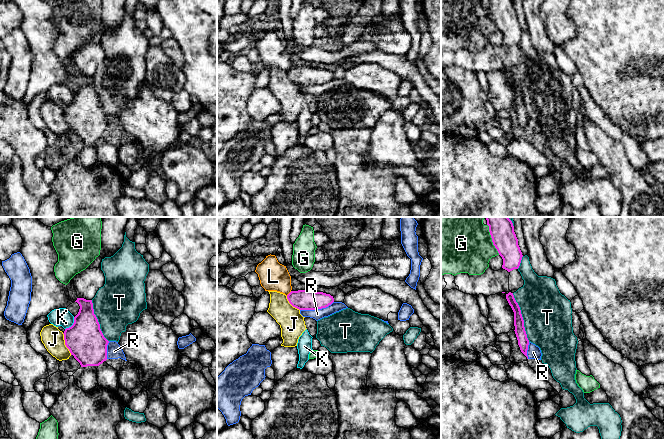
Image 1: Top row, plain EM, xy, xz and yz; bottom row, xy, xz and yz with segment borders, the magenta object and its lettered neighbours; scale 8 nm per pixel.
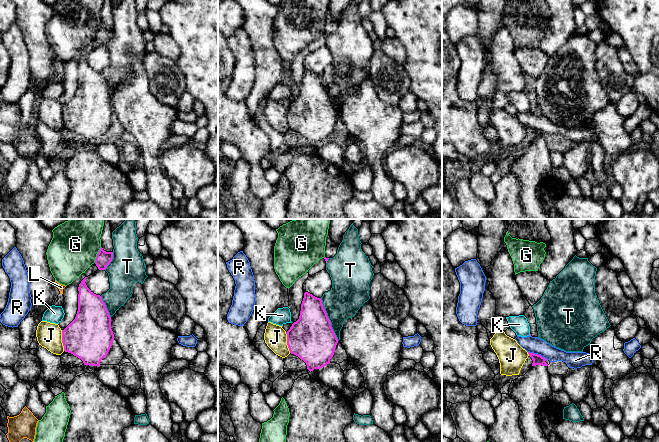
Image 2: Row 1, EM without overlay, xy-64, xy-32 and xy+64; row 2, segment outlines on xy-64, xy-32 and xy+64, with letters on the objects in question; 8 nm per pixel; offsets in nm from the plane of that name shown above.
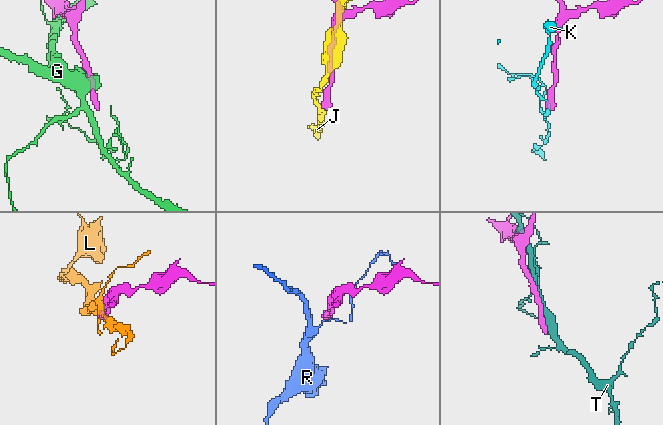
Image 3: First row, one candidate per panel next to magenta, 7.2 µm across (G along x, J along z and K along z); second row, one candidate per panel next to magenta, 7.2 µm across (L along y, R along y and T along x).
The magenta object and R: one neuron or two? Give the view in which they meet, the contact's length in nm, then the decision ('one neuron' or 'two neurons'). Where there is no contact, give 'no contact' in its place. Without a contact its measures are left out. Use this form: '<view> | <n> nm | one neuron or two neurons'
xz | 280 nm | two neurons

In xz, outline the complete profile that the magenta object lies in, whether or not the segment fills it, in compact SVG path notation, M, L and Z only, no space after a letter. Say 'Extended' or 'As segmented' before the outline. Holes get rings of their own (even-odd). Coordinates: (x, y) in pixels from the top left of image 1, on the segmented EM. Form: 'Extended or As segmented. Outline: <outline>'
As segmented. Outline: M310 290L291 291L287 295L289 303L299 310L316 310L326 308L334 302L333 296Z

